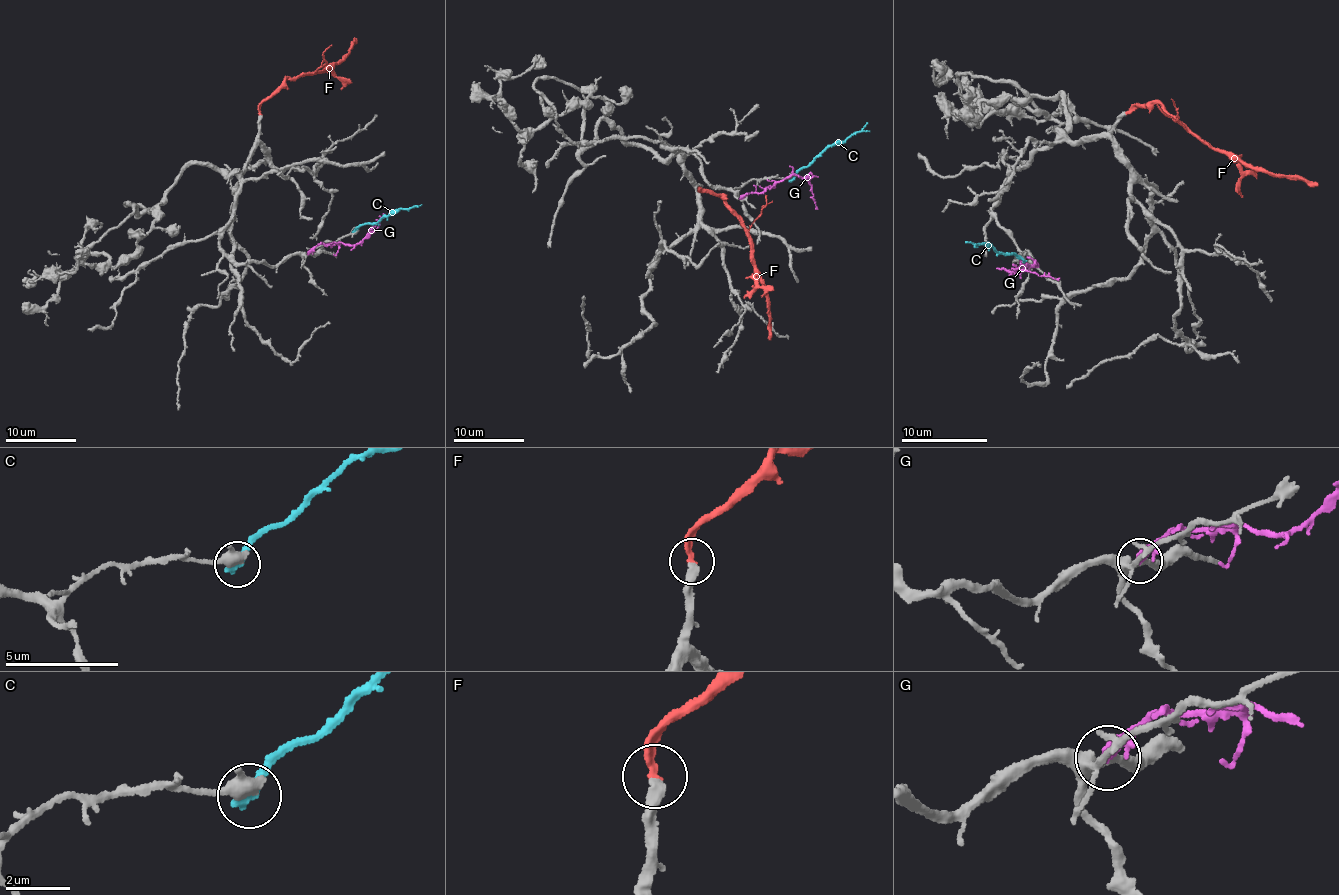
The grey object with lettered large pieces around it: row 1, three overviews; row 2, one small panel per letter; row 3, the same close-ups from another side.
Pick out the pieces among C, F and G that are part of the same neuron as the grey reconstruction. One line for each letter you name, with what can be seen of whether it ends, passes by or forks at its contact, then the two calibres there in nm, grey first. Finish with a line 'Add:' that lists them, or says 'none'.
F: it ends there; 360 nm thick on the grey side, 280 nm on the other
Add: F

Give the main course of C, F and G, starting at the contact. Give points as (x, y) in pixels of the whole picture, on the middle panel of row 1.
C: (792, 179), (820, 152), (845, 142), (868, 122)
F: (699, 187), (700, 191), (725, 198), (748, 239), (754, 268), (765, 291), (771, 340)
G: (740, 197), (754, 191), (765, 192), (794, 174), (808, 180), (815, 209)

